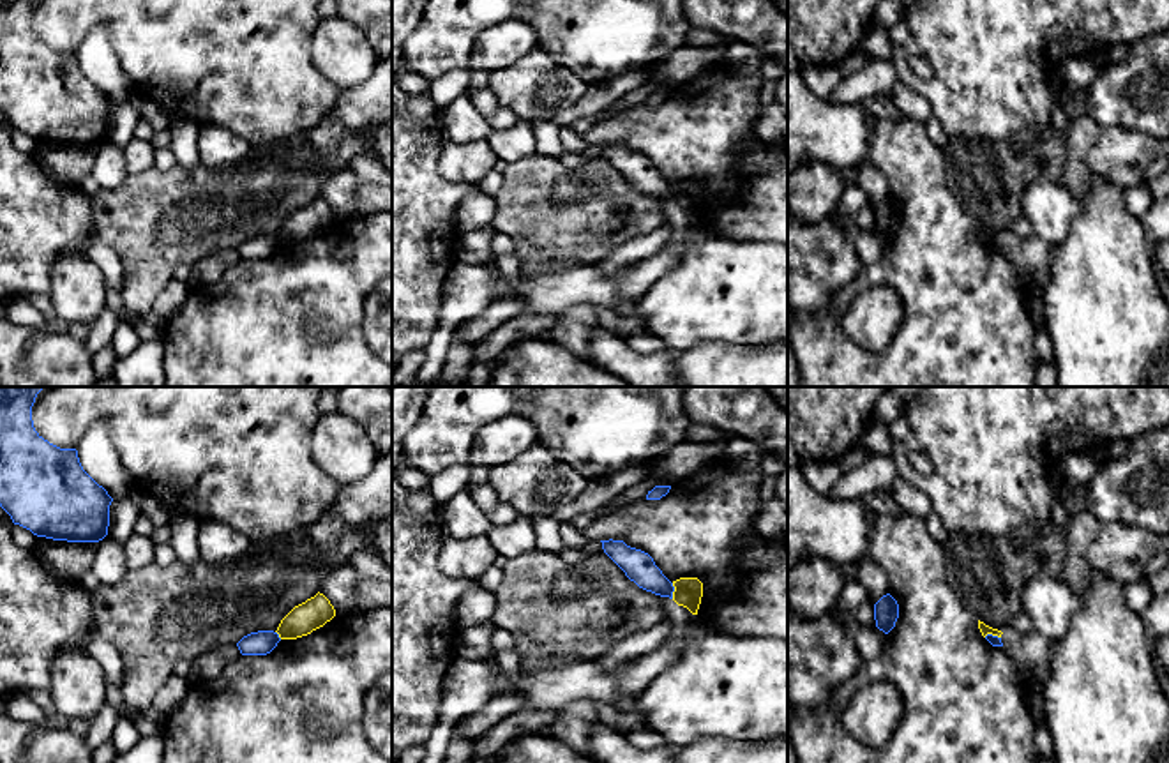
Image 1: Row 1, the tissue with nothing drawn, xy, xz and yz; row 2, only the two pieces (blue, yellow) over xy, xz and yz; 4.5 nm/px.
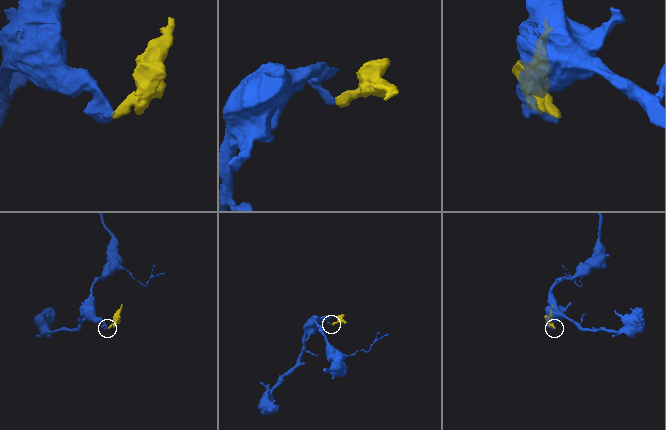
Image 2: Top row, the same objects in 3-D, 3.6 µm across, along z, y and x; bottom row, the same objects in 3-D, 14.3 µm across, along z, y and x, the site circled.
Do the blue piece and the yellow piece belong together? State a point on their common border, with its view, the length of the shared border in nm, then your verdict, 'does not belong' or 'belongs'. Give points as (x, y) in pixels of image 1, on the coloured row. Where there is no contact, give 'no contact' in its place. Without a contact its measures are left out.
meets blue in xz at (673, 590); contact 70 nm long; does not belong

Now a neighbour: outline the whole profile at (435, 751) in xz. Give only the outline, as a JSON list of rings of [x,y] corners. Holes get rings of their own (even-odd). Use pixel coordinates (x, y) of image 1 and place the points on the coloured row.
[[[694,615],[689,631],[664,641],[652,653],[639,655],[606,671],[599,659],[581,661],[565,668],[517,669],[514,675],[489,668],[484,661],[456,655],[441,687],[438,715],[429,740],[424,744],[422,763],[443,763],[456,724],[503,692],[519,692],[533,710],[562,710],[577,699],[615,705],[618,699],[636,701],[662,671],[682,659],[696,639],[733,634],[719,622]]]

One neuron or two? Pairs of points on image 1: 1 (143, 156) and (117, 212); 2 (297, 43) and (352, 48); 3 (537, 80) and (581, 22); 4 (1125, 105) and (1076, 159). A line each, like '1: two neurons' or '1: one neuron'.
1: two neurons
2: two neurons
3: two neurons
4: two neurons

